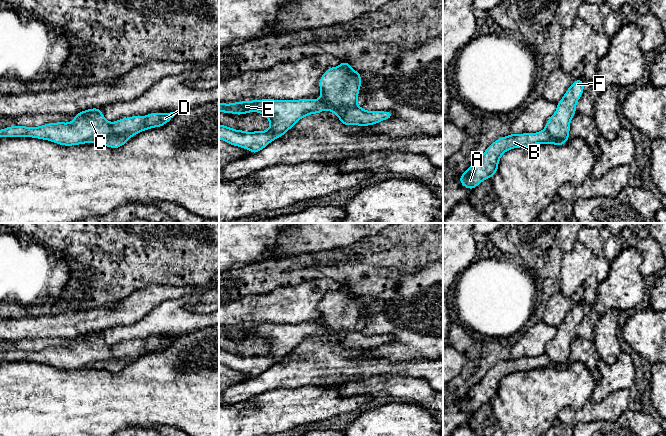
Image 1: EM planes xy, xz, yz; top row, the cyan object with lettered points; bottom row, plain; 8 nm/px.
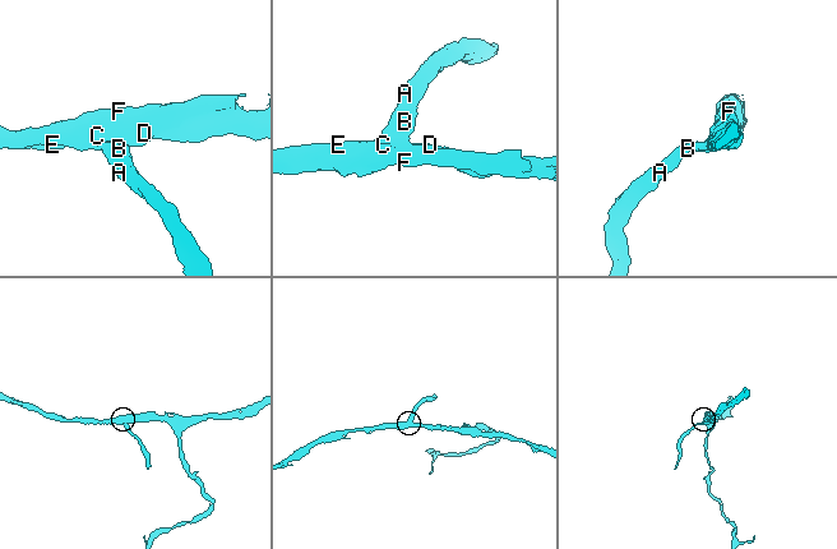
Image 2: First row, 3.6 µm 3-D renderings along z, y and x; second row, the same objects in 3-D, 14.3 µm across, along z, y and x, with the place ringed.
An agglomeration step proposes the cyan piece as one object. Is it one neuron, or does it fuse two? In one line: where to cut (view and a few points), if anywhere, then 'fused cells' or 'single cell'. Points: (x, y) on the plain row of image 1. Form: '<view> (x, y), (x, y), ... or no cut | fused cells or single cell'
xy (129, 360), (105, 358), (94, 361), (90, 365) | fused cells

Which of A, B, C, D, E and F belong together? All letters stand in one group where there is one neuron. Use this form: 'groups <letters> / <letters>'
groups A B / C D E F

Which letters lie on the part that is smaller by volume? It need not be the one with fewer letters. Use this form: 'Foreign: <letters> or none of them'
Foreign: A, B

